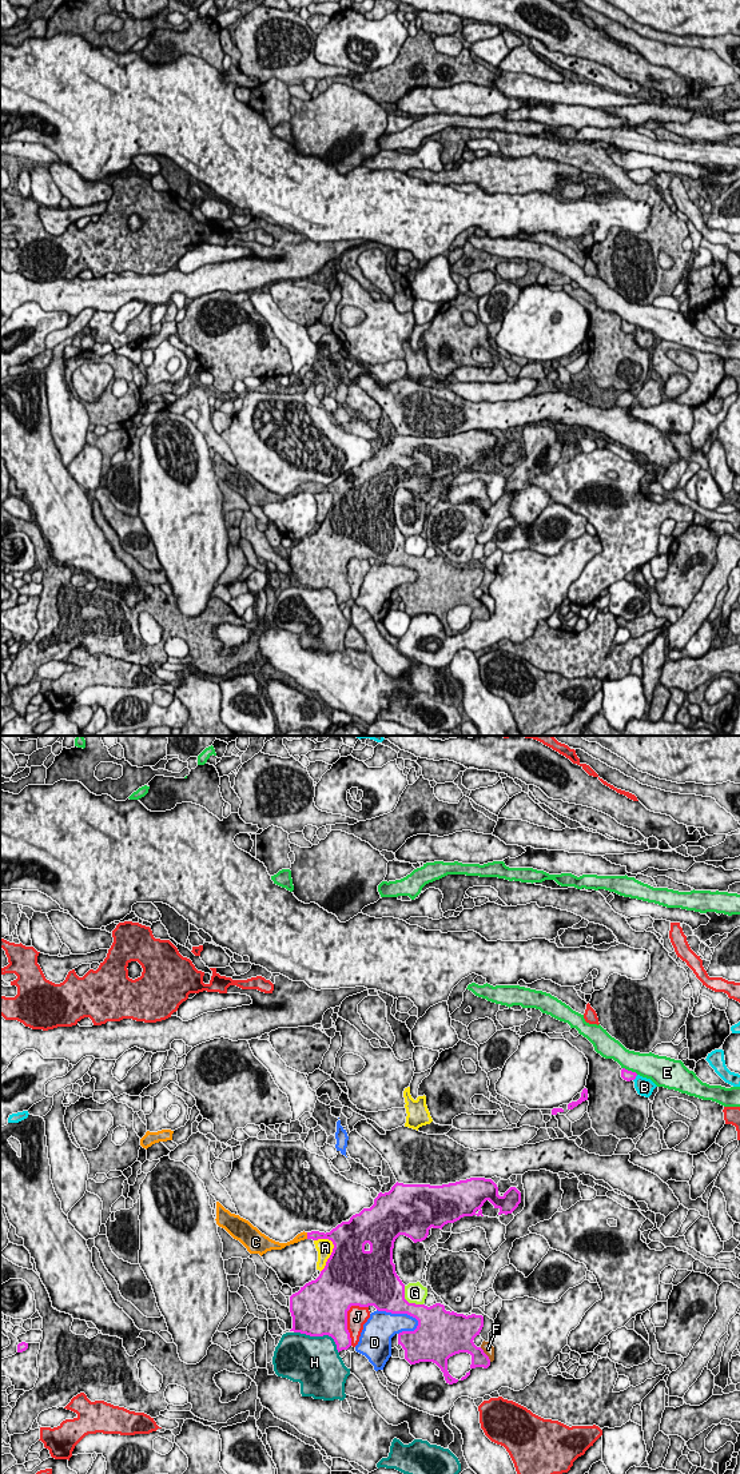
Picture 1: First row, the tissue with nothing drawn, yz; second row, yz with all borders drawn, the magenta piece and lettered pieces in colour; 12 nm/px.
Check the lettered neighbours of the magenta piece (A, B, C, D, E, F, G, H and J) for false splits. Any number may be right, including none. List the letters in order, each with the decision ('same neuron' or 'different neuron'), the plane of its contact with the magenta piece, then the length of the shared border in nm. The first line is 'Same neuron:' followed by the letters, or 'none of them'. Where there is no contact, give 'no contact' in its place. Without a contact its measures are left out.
Same neuron: C
A: different neuron; meets magenta in yz; contact 420 nm long
B: different neuron; meets magenta in yz; contact 100 nm long
C: same neuron; meets magenta in yz; contact 80 nm long
D: different neuron; meets magenta in yz; contact 550 nm long
E: different neuron; meets magenta in yz; contact 200 nm long
F: different neuron; meets magenta in yz; contact 220 nm long
G: different neuron; meets magenta in yz; contact 340 nm long
H: different neuron; meets magenta in yz; contact 600 nm long
J: different neuron; meets magenta in yz; contact 500 nm long

